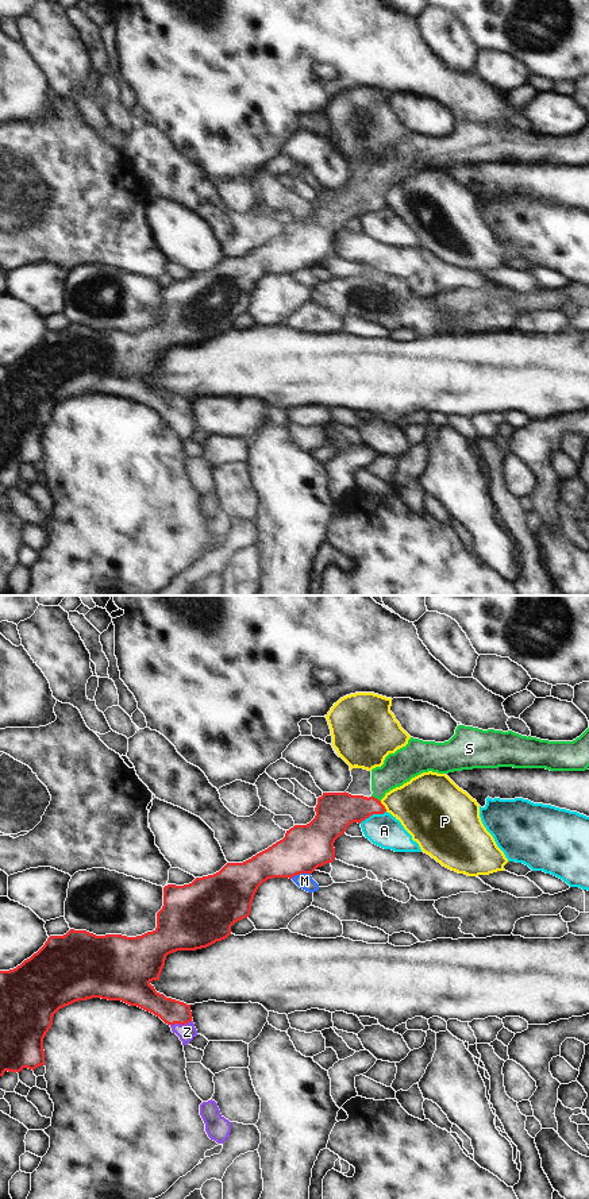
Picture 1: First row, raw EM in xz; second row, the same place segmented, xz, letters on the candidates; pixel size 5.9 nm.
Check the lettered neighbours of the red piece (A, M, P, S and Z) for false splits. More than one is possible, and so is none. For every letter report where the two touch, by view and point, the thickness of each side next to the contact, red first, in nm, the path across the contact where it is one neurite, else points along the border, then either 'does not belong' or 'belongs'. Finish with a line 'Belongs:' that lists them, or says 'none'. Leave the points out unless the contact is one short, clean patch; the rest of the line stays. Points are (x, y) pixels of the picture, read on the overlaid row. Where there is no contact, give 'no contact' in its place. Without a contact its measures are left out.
A: meets red in xz at (372, 814); 220 nm thick on the red side, 190 nm on the other; border along xz (385, 810), (370, 814), (360, 822); does not belong
M: meets red in xz at (300, 872); 280 nm thick on the red side, 100 nm on the other; border along xz (310, 872), (301, 872), (291, 878); does not belong
P: meets red in xz at (384, 806); 200 nm thick on the red side, 360 nm on the other; border along xz (380, 801), (387, 810); does not belong
S: meets red in xz at (376, 798); 220 nm thick on the red side, 190 nm on the other; runs through xz (337, 810), (364, 808), (376, 798), (380, 787), (400, 767); belongs
Z: meets red in xz at (180, 1024); 150 nm thick on the red side, 100 nm on the other; runs through xz (169, 1010), (180, 1024), (187, 1032); belongs
Belongs: S, Z

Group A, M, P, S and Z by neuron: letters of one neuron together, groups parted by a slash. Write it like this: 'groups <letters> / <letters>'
groups A / M / P / S Z

